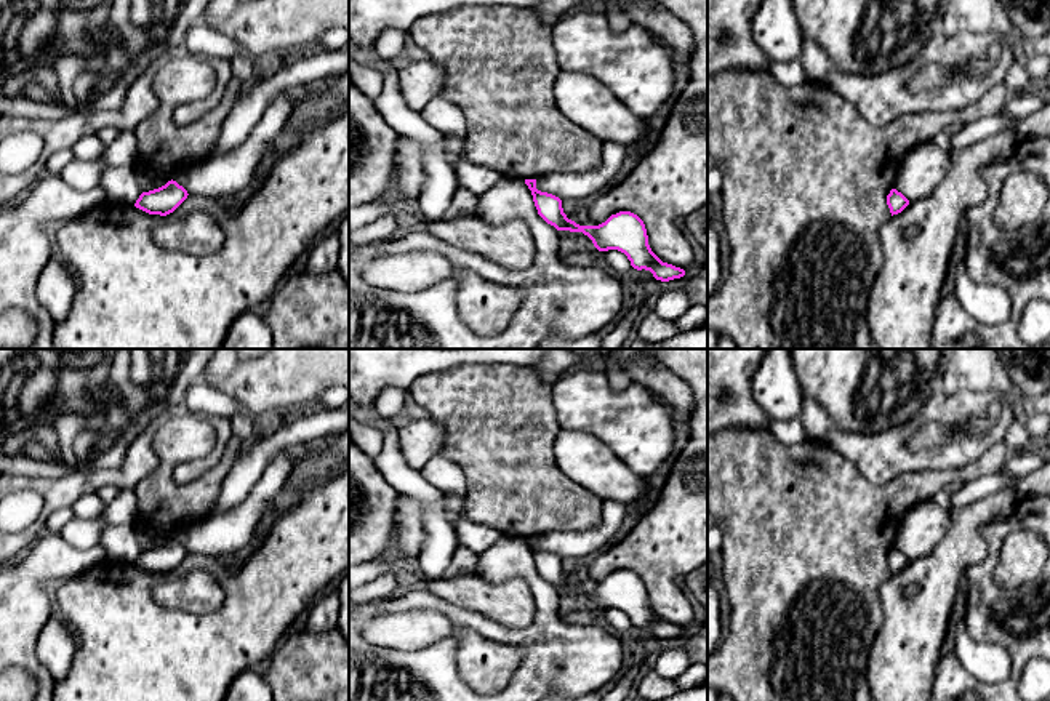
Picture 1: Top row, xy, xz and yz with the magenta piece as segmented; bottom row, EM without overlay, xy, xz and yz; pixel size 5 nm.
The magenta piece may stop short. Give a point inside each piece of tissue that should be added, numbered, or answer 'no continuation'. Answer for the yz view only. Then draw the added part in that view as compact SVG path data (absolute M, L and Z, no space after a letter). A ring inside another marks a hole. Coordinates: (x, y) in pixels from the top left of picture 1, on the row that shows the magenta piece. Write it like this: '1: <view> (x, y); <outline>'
no continuation

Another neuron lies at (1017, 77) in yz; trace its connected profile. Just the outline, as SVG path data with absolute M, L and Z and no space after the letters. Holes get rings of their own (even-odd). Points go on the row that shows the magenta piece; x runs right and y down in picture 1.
M1018 58L1007 70L1002 83L1010 90L1010 93L1023 93L1031 82L1023 58Z

